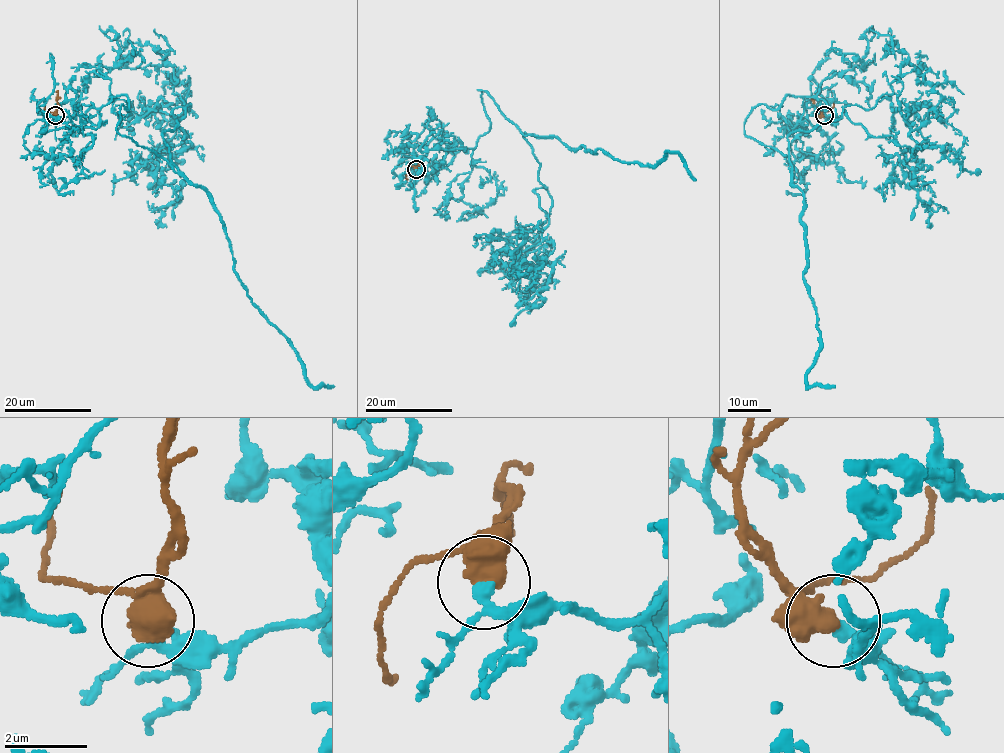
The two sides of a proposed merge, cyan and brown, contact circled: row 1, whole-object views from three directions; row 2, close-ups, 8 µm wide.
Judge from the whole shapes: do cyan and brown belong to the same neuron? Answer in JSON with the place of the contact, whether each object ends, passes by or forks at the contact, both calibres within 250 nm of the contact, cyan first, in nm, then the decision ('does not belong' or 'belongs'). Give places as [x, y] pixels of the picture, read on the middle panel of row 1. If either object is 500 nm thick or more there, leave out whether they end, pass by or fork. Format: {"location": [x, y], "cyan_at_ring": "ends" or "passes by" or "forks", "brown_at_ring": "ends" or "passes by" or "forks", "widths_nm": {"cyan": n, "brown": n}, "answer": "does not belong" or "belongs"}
{"location": [416, 169], "widths_nm": {"cyan": 200, "brown": 700}, "answer": "belongs"}

